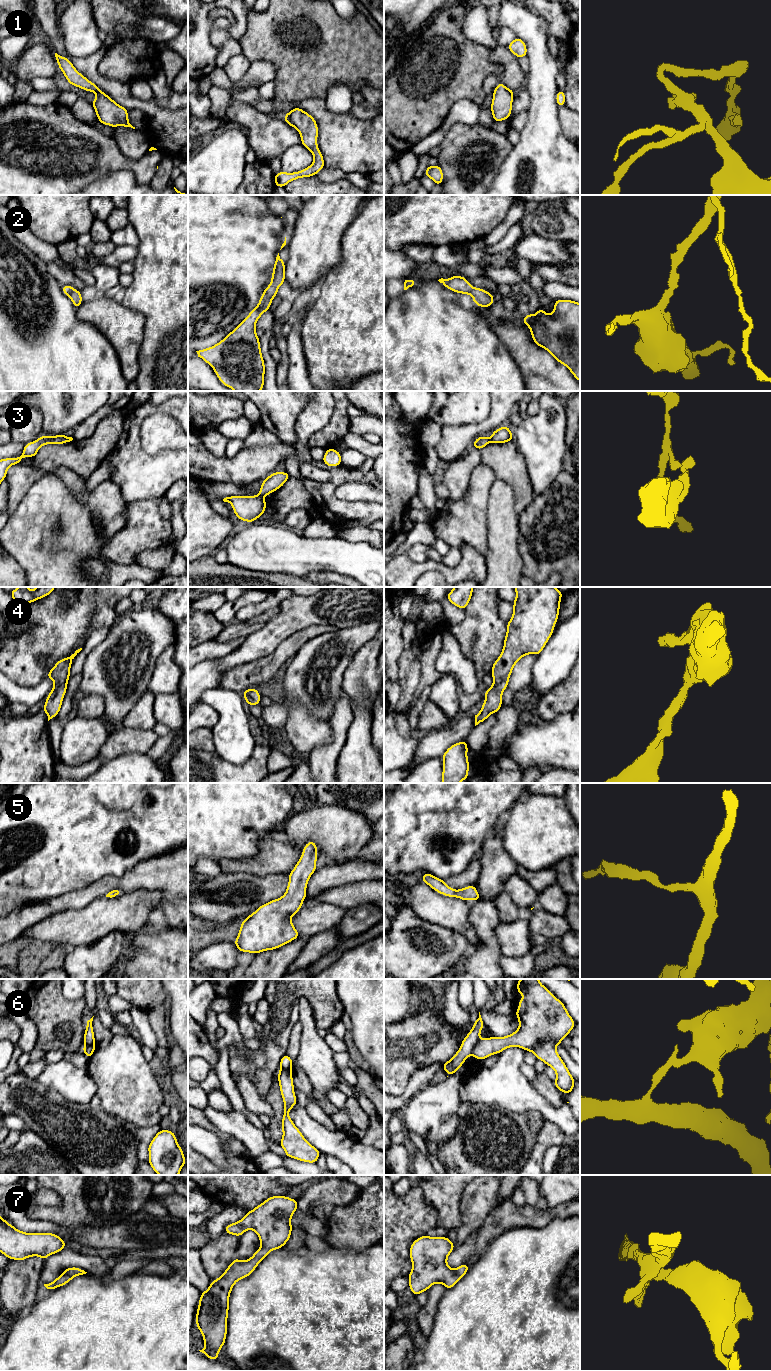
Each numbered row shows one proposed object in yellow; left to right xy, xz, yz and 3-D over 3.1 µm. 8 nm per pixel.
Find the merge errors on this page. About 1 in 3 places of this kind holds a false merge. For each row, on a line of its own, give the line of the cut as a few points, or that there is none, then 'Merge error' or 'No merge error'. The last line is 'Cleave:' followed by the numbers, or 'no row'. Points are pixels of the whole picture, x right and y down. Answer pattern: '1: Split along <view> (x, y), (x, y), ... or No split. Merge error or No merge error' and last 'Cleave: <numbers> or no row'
1: No split. No merge error
2: No split. No merge error
3: Split along xz (259, 494), (262, 497). Merge error
4: No split. No merge error
5: No split. No merge error
6: Split along yz (479, 1038), (471, 1053). Merge error
7: No split. No merge error
Cleave: 3, 6

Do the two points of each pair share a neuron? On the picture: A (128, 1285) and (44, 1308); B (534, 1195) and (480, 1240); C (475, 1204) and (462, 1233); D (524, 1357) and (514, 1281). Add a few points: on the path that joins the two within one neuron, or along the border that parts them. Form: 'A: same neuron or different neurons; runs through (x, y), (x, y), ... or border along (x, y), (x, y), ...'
A: same neuron; runs through (107, 1306), (105, 1308), (65, 1308)
B: different neurons; border along (527, 1204), (535, 1206)
C: same neuron; runs through (473, 1211), (472, 1219), (468, 1226)
D: same neuron; runs through (524, 1338), (524, 1330), (519, 1325), (519, 1300)

